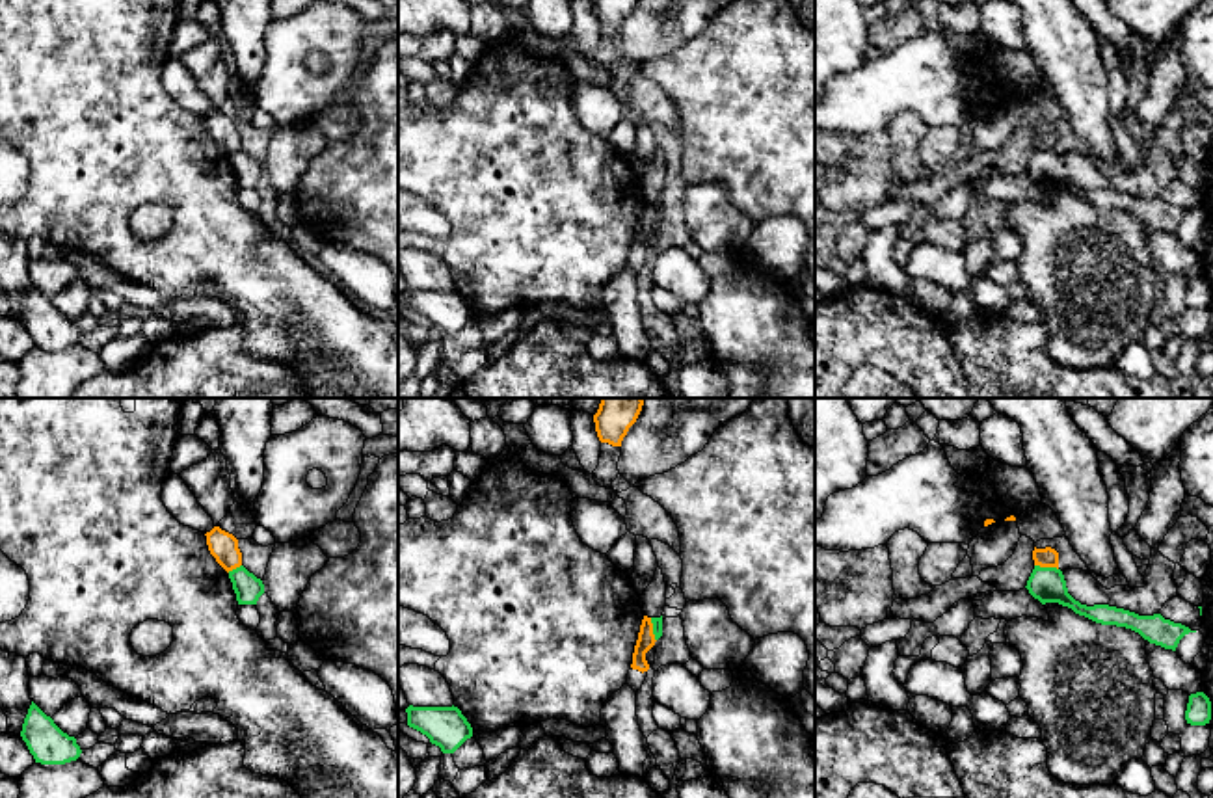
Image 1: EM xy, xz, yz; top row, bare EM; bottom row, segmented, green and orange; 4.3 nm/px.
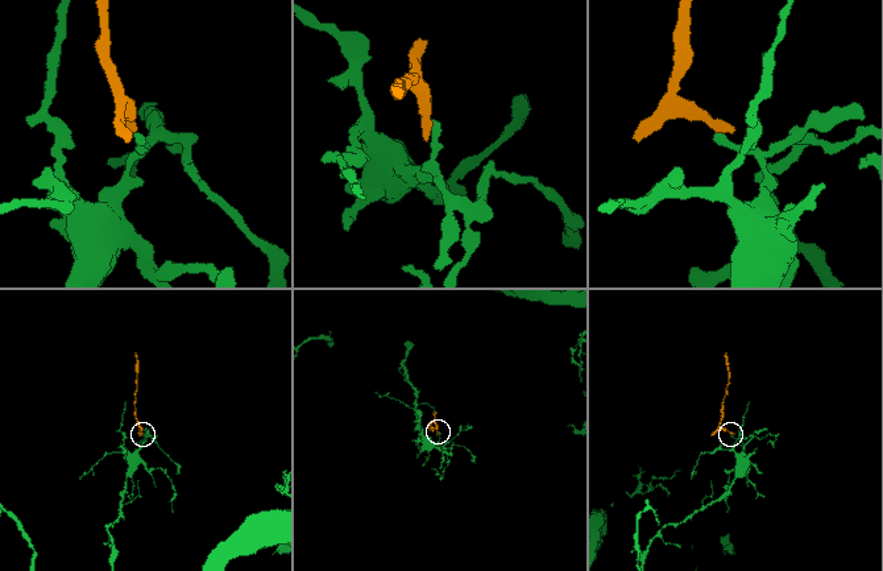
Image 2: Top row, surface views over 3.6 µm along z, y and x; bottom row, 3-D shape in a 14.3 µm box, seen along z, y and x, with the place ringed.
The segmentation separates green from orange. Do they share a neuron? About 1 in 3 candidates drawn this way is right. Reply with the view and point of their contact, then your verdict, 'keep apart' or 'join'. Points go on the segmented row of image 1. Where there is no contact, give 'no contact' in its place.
yz (1046, 568) | keep apart

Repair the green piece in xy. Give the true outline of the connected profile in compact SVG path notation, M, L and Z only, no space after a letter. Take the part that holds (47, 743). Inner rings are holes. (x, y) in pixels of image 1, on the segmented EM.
M33 701L24 718L20 737L35 763L41 765L65 765L76 761L82 753L76 738L63 733Z

